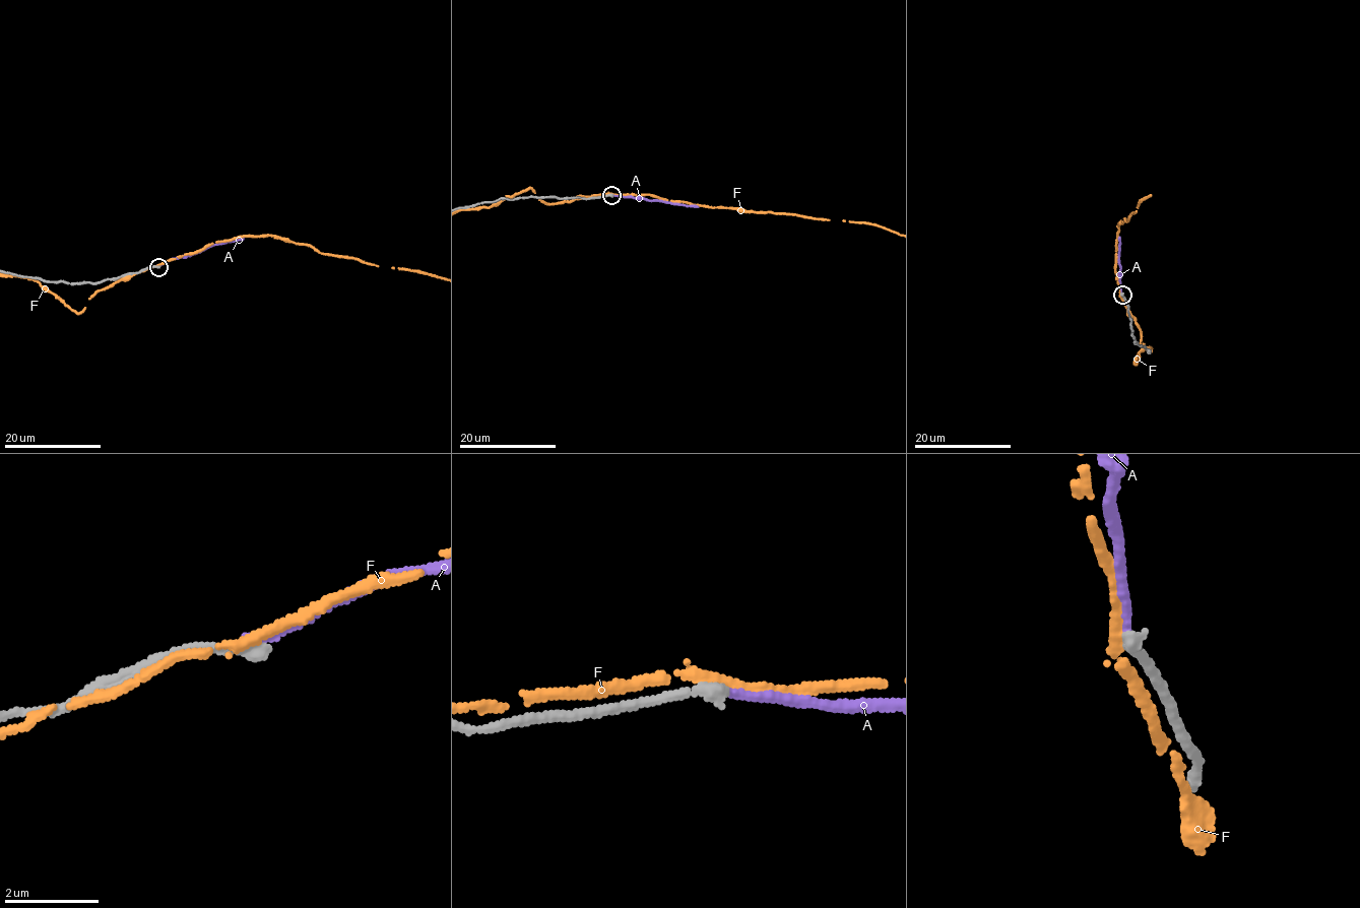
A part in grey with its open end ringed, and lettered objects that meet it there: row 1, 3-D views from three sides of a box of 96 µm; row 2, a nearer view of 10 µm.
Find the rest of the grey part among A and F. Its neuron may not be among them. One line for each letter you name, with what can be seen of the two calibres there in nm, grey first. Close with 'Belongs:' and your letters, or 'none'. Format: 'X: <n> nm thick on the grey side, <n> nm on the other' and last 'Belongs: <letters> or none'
Belongs: none

